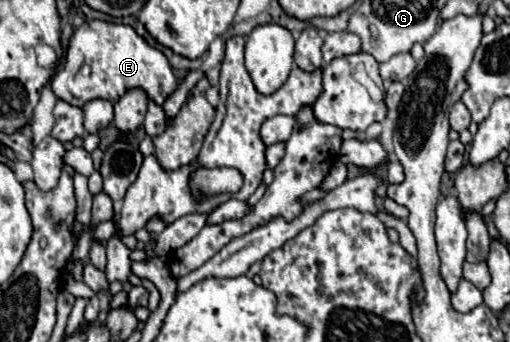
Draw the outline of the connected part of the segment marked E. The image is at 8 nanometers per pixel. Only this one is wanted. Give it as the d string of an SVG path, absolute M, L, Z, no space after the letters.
M91 20L73 32L65 66L55 74L51 88L57 98L71 106L83 106L95 98L117 102L131 88L143 90L149 100L163 106L177 90L177 84L179 82L163 52L149 46L131 26Z

